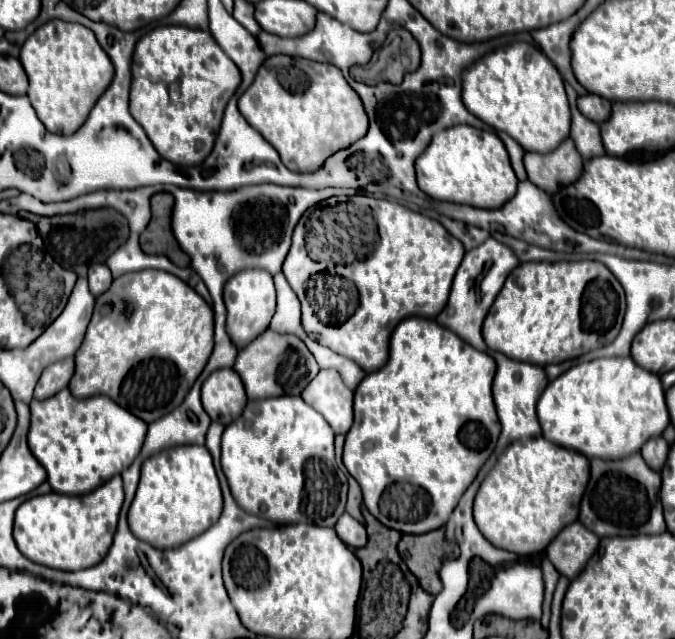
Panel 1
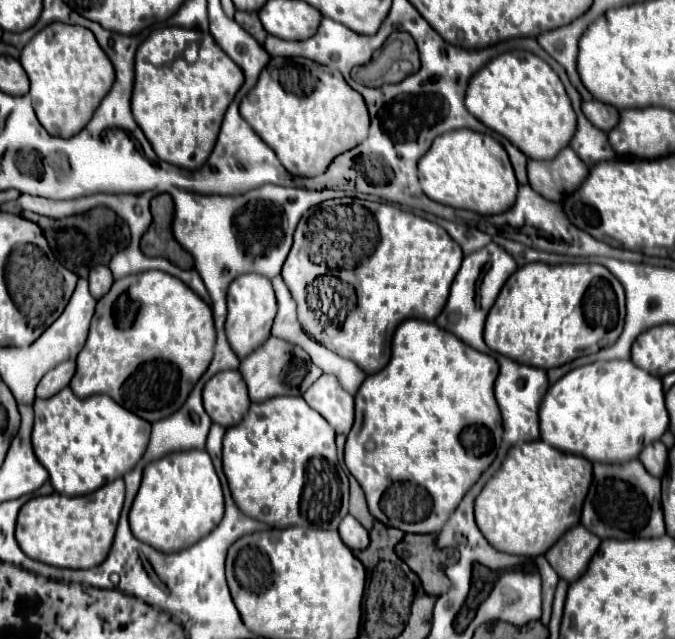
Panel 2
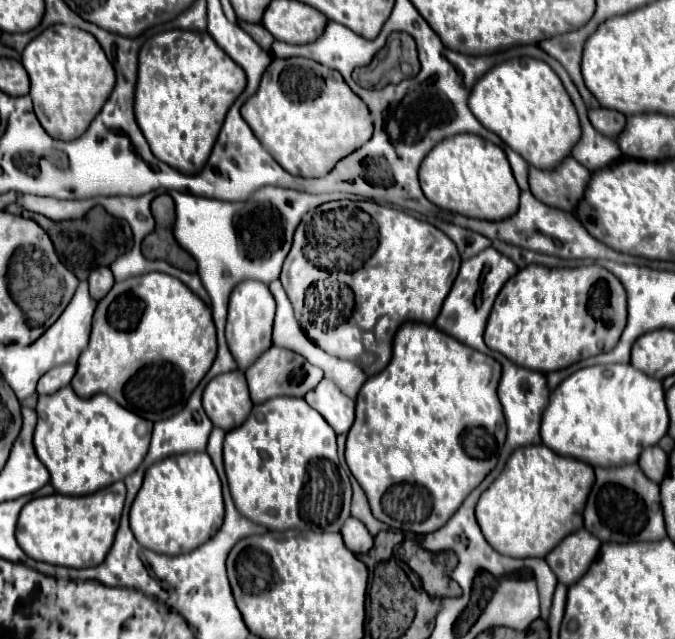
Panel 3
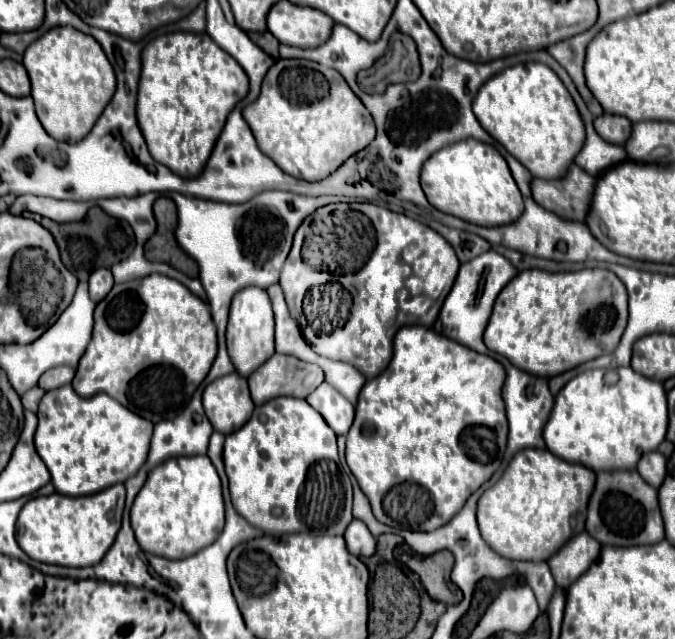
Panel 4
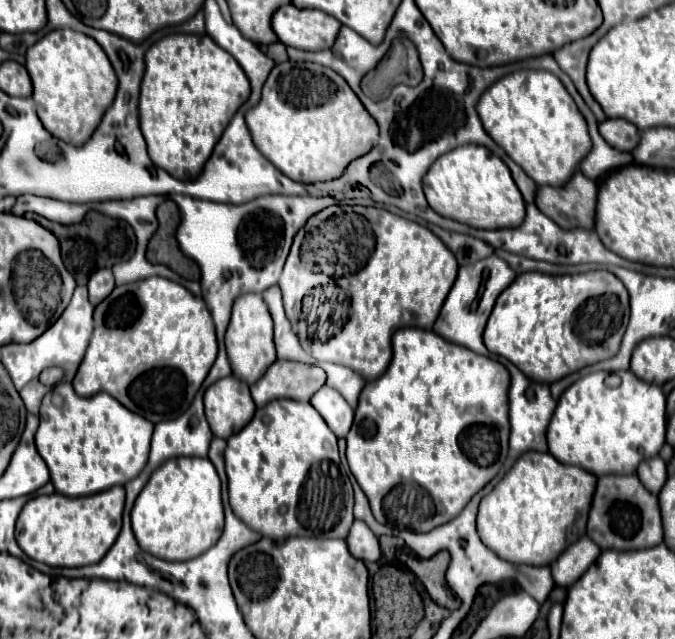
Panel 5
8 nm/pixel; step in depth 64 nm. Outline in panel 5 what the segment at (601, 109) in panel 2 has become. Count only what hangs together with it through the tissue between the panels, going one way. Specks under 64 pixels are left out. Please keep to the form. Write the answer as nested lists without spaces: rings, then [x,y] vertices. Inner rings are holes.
[[[608,118],[598,124],[598,130],[604,140],[610,142],[610,146],[616,146],[618,150],[632,150],[636,146],[638,138],[638,128],[622,118]]]

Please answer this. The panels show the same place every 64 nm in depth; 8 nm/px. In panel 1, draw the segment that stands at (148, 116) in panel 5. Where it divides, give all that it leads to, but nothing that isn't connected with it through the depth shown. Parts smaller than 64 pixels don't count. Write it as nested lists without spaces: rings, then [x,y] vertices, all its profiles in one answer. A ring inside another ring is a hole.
[[[158,26],[140,38],[134,50],[130,114],[146,130],[150,142],[162,158],[180,166],[196,166],[212,152],[224,108],[238,84],[240,72],[236,64],[220,50],[210,32],[186,26]]]

